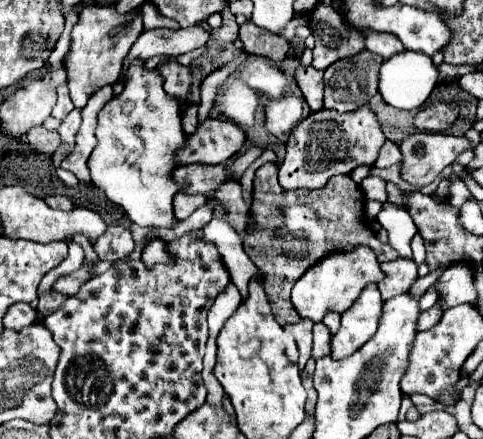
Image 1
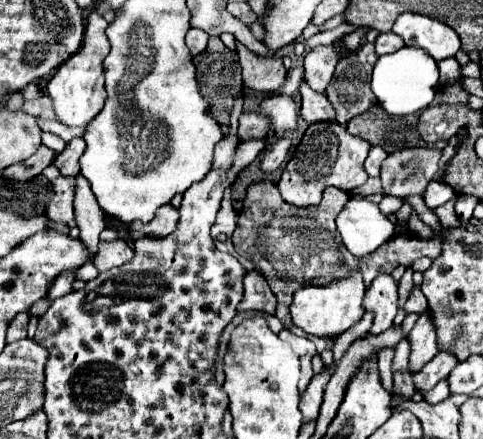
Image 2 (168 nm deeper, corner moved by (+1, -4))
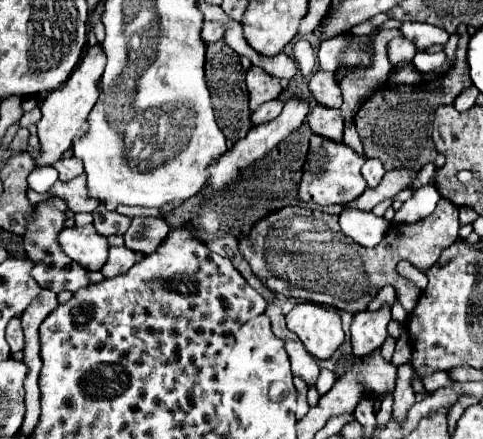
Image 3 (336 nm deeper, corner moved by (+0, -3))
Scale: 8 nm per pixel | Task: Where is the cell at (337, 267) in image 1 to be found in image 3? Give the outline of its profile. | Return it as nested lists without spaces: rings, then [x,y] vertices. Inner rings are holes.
[[[296,303],[286,315],[286,327],[296,333],[306,351],[320,361],[330,359],[344,341],[340,311],[326,311],[314,303]]]

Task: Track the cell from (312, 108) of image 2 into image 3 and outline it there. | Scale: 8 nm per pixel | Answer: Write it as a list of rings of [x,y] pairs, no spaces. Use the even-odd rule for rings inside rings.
[[[316,105],[308,115],[308,123],[316,135],[322,135],[334,143],[342,143],[344,119],[340,109],[328,109],[328,107]]]

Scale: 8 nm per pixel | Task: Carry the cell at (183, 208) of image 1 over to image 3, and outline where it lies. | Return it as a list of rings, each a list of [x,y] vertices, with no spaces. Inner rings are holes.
[[[134,217],[132,225],[124,233],[126,247],[138,253],[152,253],[168,235],[168,225],[160,217]]]

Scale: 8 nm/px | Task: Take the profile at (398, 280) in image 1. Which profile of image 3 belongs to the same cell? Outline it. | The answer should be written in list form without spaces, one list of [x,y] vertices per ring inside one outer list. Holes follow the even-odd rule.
[[[390,309],[380,311],[360,311],[352,321],[352,353],[362,359],[376,351],[388,337],[386,327],[390,323]]]

